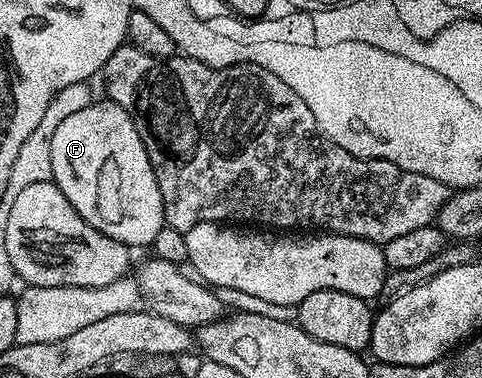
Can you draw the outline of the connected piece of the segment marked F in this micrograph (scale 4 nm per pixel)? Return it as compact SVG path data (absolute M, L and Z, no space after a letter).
M109 99L92 101L84 109L77 110L56 127L50 142L52 153L53 182L68 197L72 209L92 225L92 229L100 229L108 237L120 241L131 249L149 248L153 244L156 233L164 226L164 205L160 197L160 185L156 183L155 171L148 160L139 133L136 131L134 119L130 112L116 105Z

